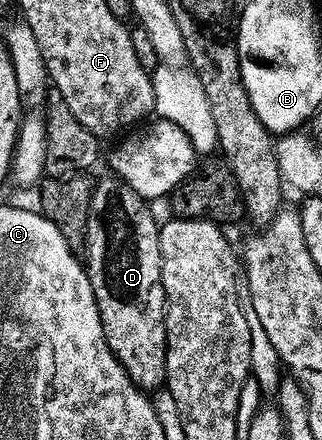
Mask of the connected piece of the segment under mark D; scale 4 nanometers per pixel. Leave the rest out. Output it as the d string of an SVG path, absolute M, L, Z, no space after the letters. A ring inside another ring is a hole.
M117 176L109 177L96 182L90 195L90 215L86 218L85 245L85 249L90 250L90 259L85 259L84 262L86 275L90 277L92 292L100 312L100 324L104 332L104 340L108 344L108 348L114 353L116 360L124 368L124 372L128 372L128 376L136 383L139 390L151 392L150 390L155 389L154 391L157 391L166 381L166 293L162 283L162 261L160 260L160 240L158 239L160 222L159 219L154 219L153 212L146 207L149 206L147 199L141 198L136 192L132 192L132 188L128 188L128 184L124 184Z

